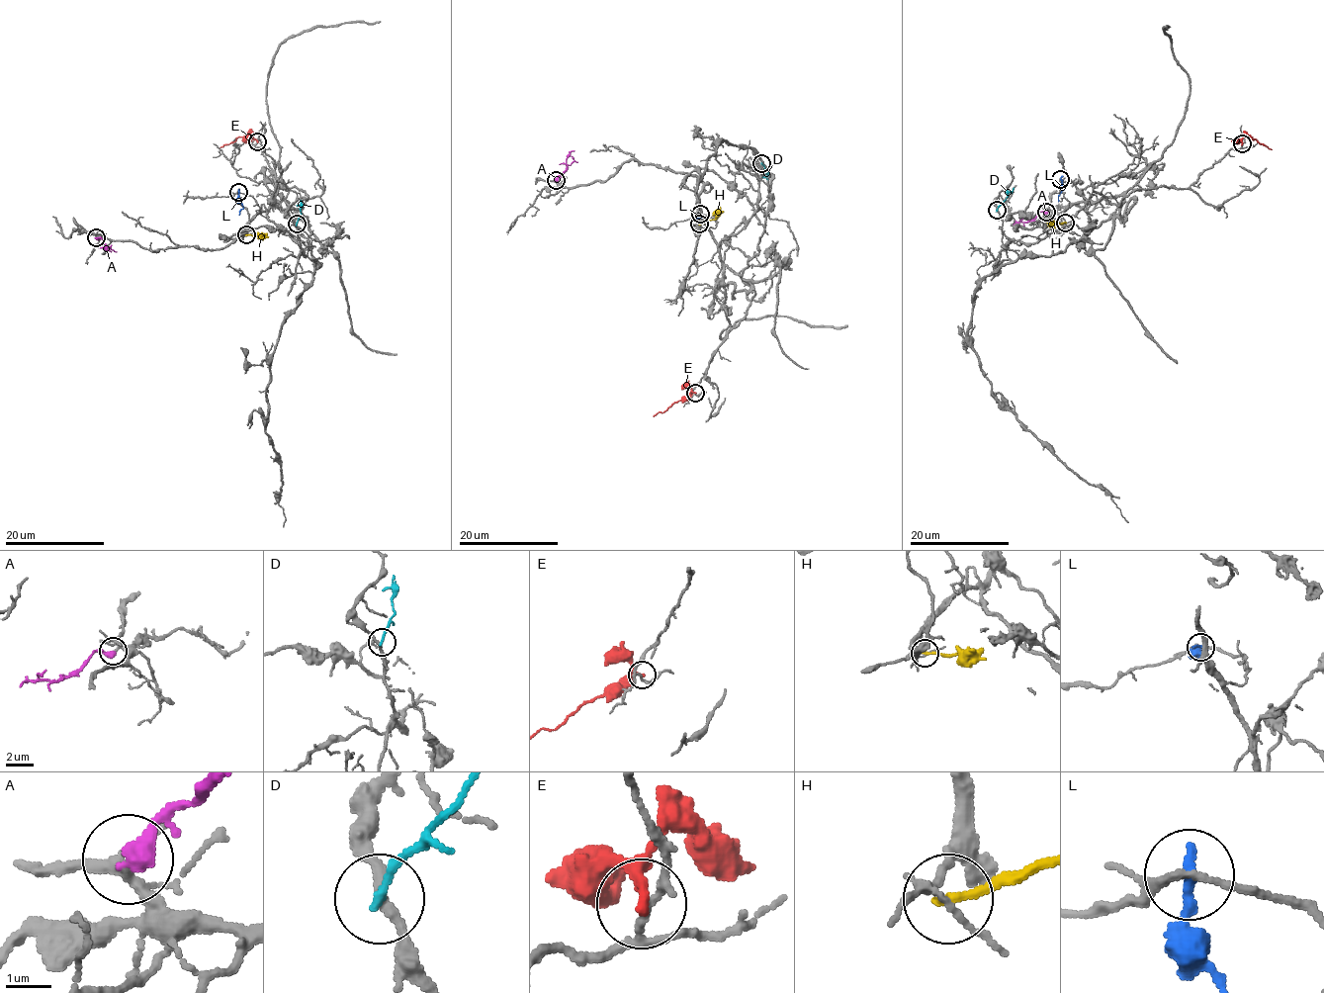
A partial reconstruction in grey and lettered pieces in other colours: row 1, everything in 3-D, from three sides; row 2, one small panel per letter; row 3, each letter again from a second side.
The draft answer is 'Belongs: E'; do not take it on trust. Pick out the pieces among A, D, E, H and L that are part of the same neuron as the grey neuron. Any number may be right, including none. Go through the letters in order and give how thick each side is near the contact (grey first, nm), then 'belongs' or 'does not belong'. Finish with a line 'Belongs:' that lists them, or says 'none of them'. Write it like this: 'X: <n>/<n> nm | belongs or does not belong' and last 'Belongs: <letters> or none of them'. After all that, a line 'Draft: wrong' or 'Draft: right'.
A: 150/420 nm | belongs
D: 200/190 nm | does not belong
E: 140/280 nm | does not belong
H: 130/200 nm | does not belong
L: 170/280 nm | does not belong
Belongs: A
Draft: wrong

